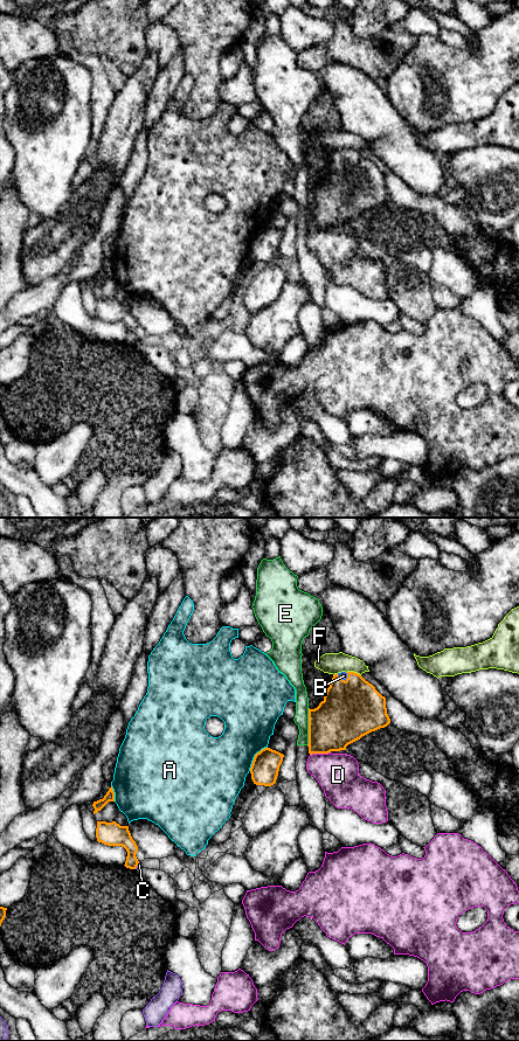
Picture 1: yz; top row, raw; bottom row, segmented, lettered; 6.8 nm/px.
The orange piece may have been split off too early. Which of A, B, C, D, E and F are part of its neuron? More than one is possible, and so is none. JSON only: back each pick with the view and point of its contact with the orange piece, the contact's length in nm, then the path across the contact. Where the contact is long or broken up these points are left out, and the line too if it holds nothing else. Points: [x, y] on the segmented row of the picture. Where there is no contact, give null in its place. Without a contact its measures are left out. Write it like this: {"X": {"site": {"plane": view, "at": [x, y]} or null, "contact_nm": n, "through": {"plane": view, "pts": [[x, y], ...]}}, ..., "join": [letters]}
{"B": {"site": {"plane": "yz", "at": [341, 679]}, "contact_nm": 80, "through": {"plane": "yz", "pts": [[351, 709], [350, 695], [341, 679], [344, 675]]}}, "join": ["B"]}

